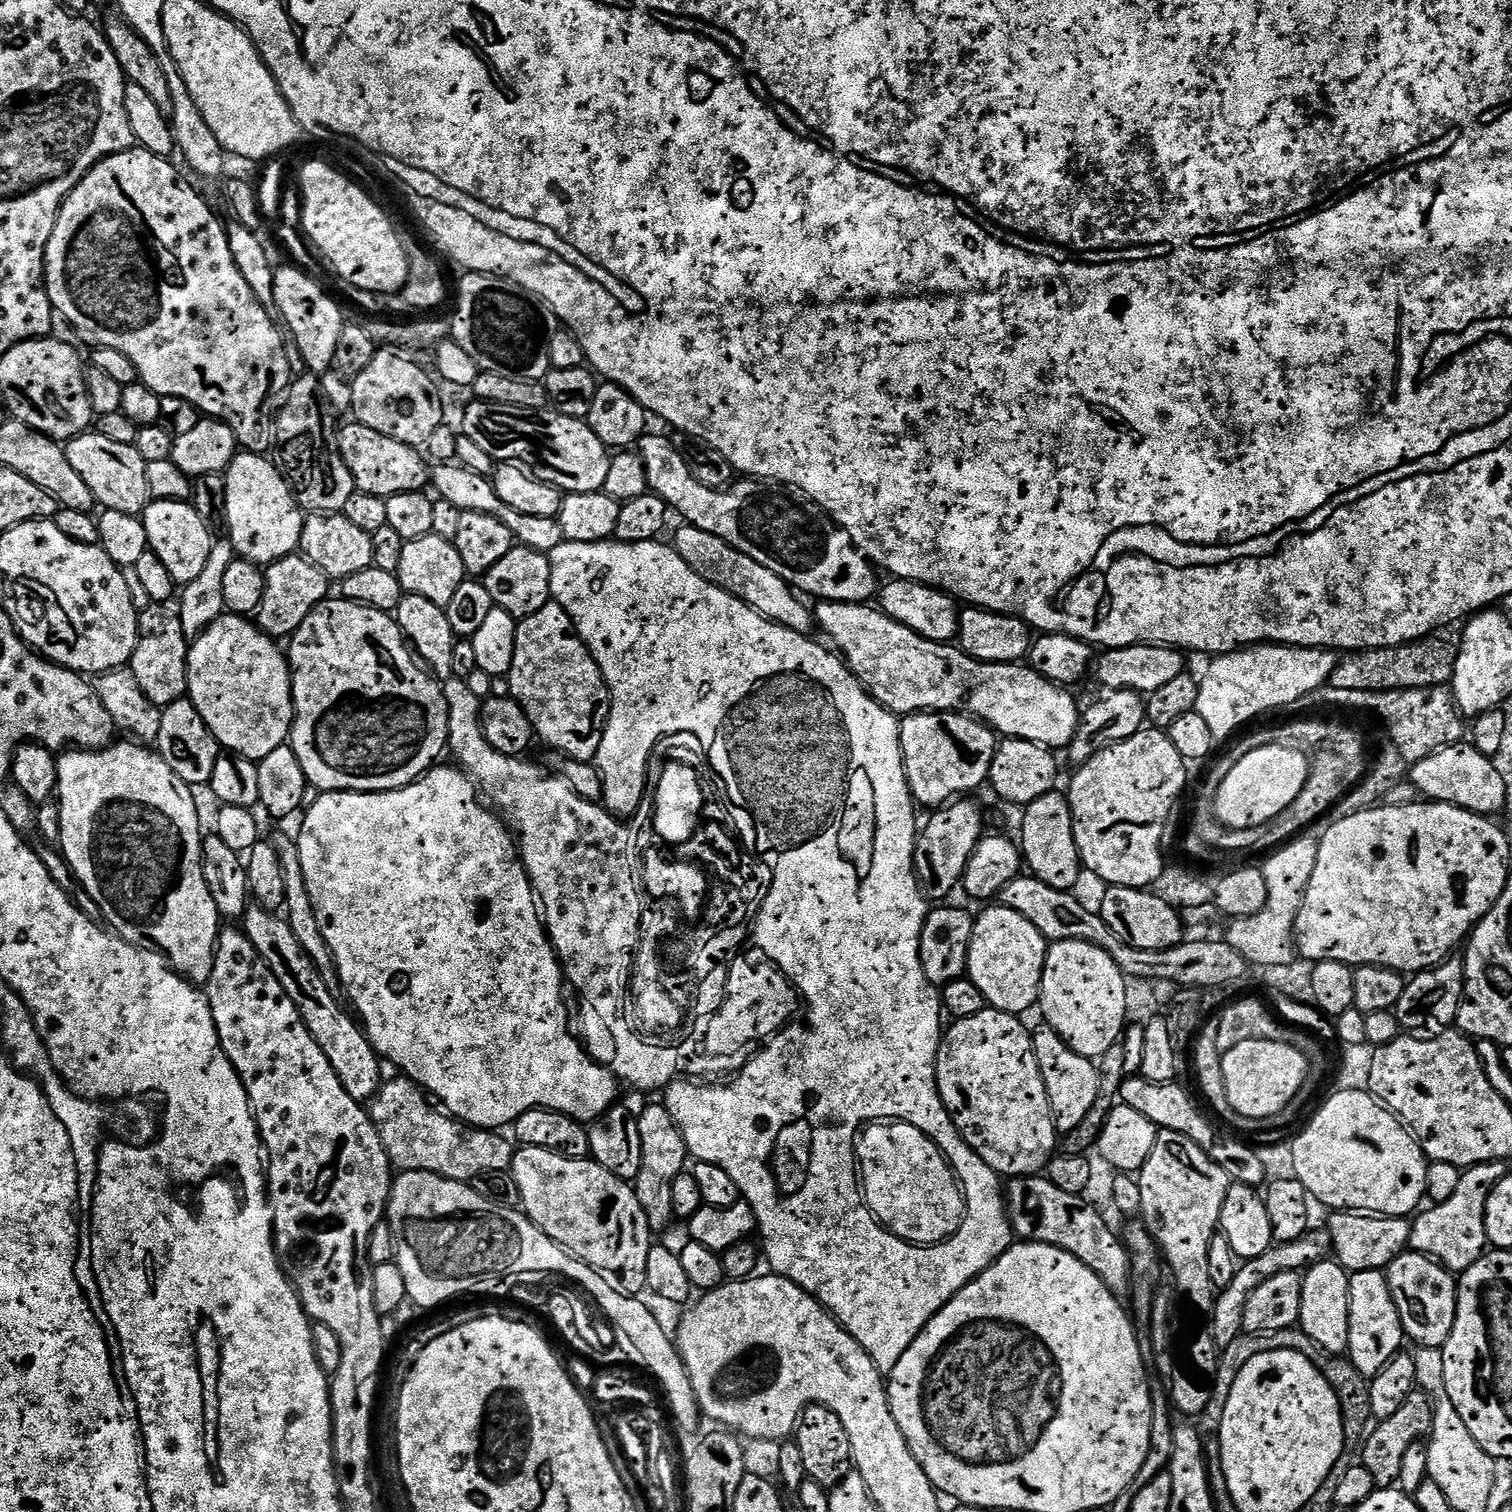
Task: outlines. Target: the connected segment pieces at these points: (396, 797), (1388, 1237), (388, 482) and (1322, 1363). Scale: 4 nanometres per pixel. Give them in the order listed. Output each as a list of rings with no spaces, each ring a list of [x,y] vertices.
[[[433,766],[412,784],[389,792],[325,792],[303,813],[304,821],[296,840],[302,878],[306,878],[306,894],[310,894],[314,918],[318,918],[318,926],[322,926],[322,938],[326,938],[336,960],[343,991],[348,991],[351,1007],[377,1055],[401,1068],[404,1071],[401,1073],[419,1084],[425,1093],[436,1095],[455,1119],[474,1128],[504,1130],[507,1124],[508,1127],[515,1125],[519,1116],[531,1108],[549,1108],[581,1122],[595,1122],[617,1103],[618,1081],[588,1055],[583,1043],[574,1032],[572,1037],[568,1029],[568,1008],[564,1005],[566,977],[560,967],[560,957],[548,938],[538,897],[532,891],[532,879],[520,859],[513,833],[491,807],[482,803],[467,772],[456,766],[440,767]]]
[[[1336,1210],[1326,1225],[1328,1237],[1332,1239],[1332,1252],[1337,1264],[1351,1274],[1362,1270],[1375,1272],[1387,1269],[1408,1248],[1412,1233],[1412,1220],[1403,1216],[1377,1216],[1363,1212]]]
[[[349,422],[344,429],[339,429],[340,453],[356,483],[358,492],[378,494],[390,497],[403,492],[418,492],[430,480],[430,464],[422,455],[421,449],[411,448],[394,438],[386,438],[386,434],[378,434],[378,430],[370,430],[370,426],[362,426]]]
[[[1298,1326],[1295,1328],[1287,1328],[1281,1332],[1270,1332],[1263,1336],[1241,1334],[1238,1338],[1234,1338],[1234,1342],[1230,1342],[1230,1346],[1226,1346],[1222,1351],[1227,1354],[1227,1356],[1248,1356],[1252,1358],[1252,1352],[1264,1354],[1264,1348],[1269,1348],[1270,1351],[1294,1350],[1295,1352],[1306,1354],[1306,1358],[1310,1358],[1314,1362],[1314,1366],[1318,1366],[1318,1370],[1324,1375],[1326,1382],[1330,1382],[1330,1386],[1338,1398],[1340,1413],[1342,1414],[1342,1426],[1344,1427],[1345,1445],[1363,1445],[1370,1431],[1370,1425],[1374,1420],[1372,1411],[1370,1410],[1369,1377],[1363,1376],[1362,1373],[1352,1365],[1351,1360],[1345,1358],[1343,1355],[1327,1352],[1324,1348],[1319,1348]]]

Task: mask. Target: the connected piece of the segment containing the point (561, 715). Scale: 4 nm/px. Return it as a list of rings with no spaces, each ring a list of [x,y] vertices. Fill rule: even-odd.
[[[550,602],[517,623],[514,662],[506,679],[510,682],[512,696],[526,710],[526,718],[530,718],[533,733],[539,739],[541,736],[550,747],[565,752],[568,760],[577,760],[579,764],[595,761],[598,746],[602,746],[604,728],[608,725],[612,695],[608,693],[608,683],[600,673],[591,650],[582,642],[580,633],[572,625],[570,614],[566,614],[560,604]]]

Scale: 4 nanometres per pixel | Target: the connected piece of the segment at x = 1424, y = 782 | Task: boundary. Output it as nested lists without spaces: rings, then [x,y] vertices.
[[[1468,742],[1439,748],[1434,754],[1411,765],[1410,781],[1425,801],[1465,808],[1479,816],[1495,817],[1495,812],[1503,813],[1507,806],[1506,785],[1494,768],[1492,757],[1482,754]]]

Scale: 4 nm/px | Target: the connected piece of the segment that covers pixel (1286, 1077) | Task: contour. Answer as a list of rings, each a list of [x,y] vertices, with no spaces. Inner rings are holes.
[[[1269,1040],[1238,1042],[1234,1050],[1223,1053],[1222,1074],[1226,1082],[1228,1105],[1246,1118],[1271,1121],[1301,1095],[1300,1087],[1308,1080],[1309,1062],[1294,1046]]]

